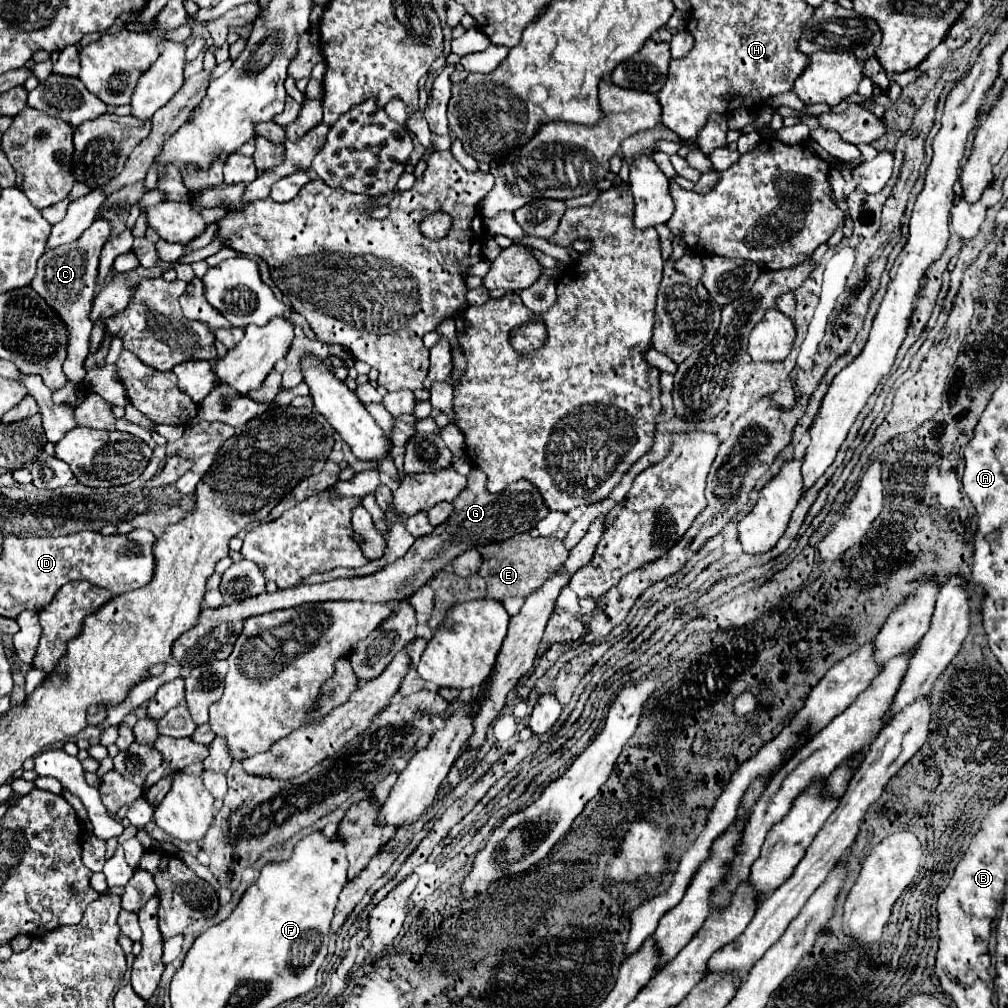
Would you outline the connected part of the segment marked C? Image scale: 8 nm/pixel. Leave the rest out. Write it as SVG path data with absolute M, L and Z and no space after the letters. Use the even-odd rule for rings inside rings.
M95 220L75 242L47 250L37 260L37 274L31 282L31 288L51 306L51 310L59 316L59 320L67 328L67 360L63 364L63 372L75 384L83 382L85 378L83 362L87 358L87 350L89 350L87 344L93 328L89 314L95 298L93 294L95 294L99 256L101 256L103 244L109 238L109 230L111 230L111 224L107 220Z

